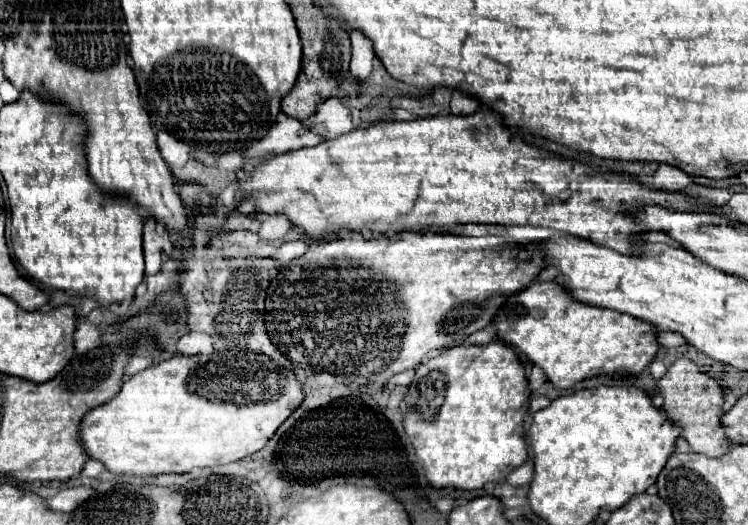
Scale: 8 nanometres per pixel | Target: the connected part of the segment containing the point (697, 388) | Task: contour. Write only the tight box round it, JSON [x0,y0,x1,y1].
[656,359,730,457]

